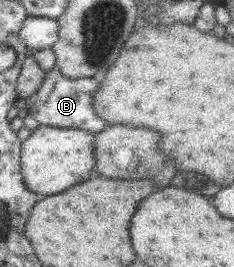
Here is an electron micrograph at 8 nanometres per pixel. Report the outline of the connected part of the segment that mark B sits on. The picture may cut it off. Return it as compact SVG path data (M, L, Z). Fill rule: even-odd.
M51 69L46 72L39 88L31 96L24 98L23 113L32 116L41 126L53 128L77 128L87 132L98 133L107 126L106 122L99 118L92 107L92 92L98 87L98 79L83 77L68 79L59 71Z

